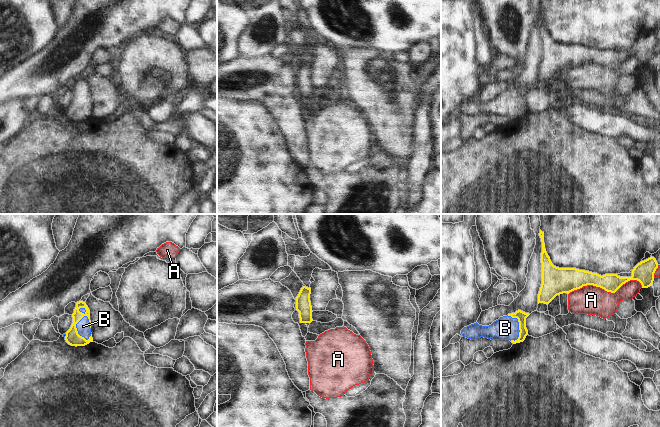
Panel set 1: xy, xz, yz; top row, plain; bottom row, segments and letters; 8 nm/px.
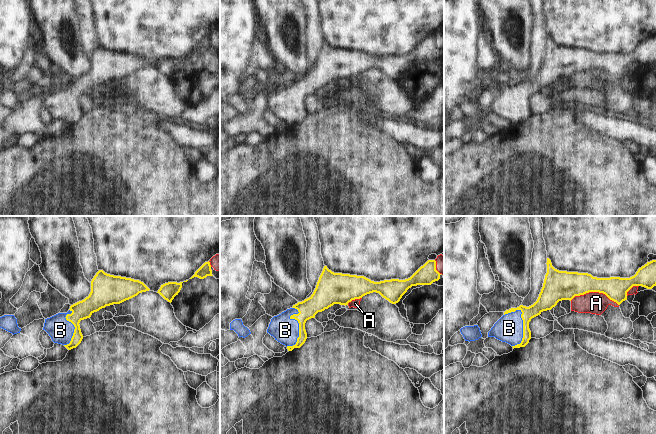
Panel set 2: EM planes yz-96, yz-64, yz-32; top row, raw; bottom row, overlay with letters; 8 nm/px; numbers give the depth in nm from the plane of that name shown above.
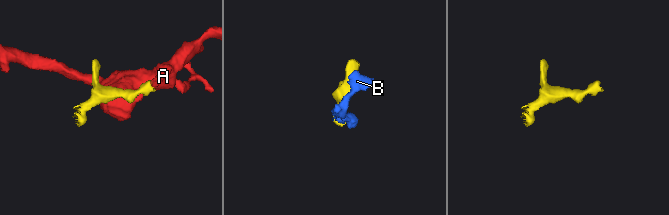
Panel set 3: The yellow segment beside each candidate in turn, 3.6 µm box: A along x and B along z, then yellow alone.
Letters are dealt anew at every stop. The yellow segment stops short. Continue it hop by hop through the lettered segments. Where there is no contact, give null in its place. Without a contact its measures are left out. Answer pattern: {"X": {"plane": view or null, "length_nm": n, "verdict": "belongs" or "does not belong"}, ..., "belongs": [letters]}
{"A": {"plane": "yz", "length_nm": 600, "verdict": "does not belong"}, "B": {"plane": "xy", "length_nm": 280, "verdict": "belongs"}, "belongs": ["B"]}

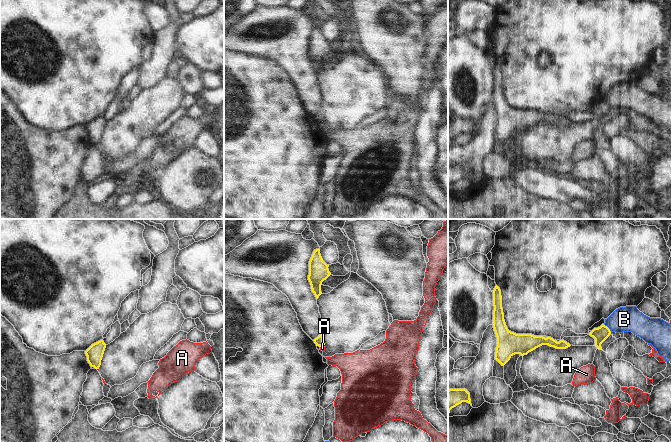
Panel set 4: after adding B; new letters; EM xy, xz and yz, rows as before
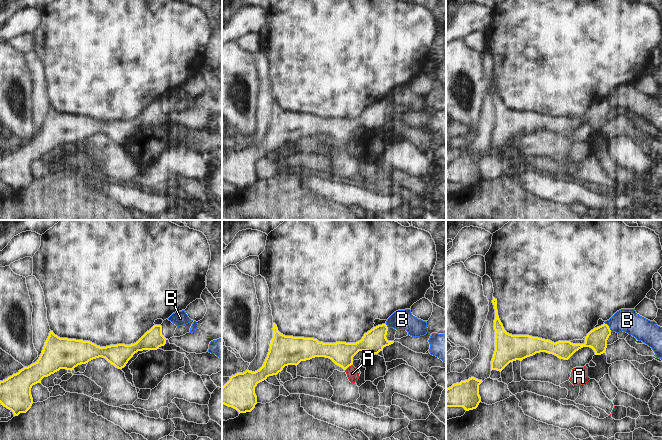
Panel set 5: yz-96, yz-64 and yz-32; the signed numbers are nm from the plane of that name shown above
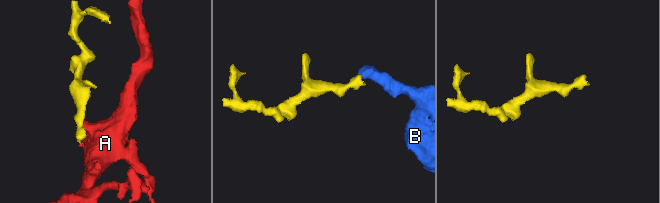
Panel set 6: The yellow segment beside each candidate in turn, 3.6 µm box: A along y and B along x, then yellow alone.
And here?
{"A": {"plane": "xz", "length_nm": 40, "verdict": "does not belong"}, "B": {"plane": "yz", "length_nm": 90, "verdict": "does not belong"}, "belongs": []}

